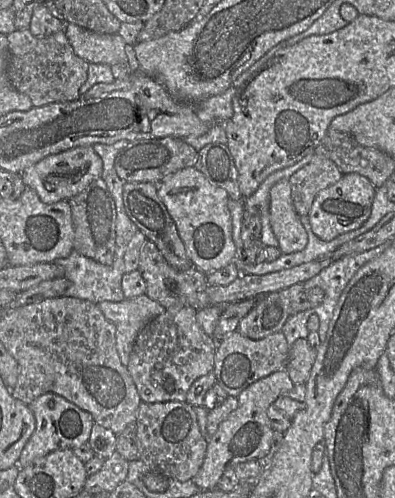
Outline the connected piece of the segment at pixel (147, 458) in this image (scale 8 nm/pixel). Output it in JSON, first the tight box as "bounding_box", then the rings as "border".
{"bounding_box":[136,402,207,480],"border":[[[141,402],[136,414],[139,459],[167,478],[191,480],[199,471],[206,454],[207,441],[200,432],[196,413],[187,402]]]}

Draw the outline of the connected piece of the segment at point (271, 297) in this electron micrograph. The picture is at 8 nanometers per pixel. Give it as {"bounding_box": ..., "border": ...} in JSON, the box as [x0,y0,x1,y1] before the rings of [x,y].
{"bounding_box":[236,283,303,340],"border":[[[298,283],[261,296],[249,313],[239,321],[236,331],[252,340],[281,331],[290,316],[291,303],[303,291],[303,284]]]}

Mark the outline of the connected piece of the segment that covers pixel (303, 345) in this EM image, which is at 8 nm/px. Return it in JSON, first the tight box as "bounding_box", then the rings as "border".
{"bounding_box":[285,338,316,385],"border":[[[299,338],[290,346],[285,370],[295,385],[307,382],[315,359],[316,350],[309,345],[306,339]]]}

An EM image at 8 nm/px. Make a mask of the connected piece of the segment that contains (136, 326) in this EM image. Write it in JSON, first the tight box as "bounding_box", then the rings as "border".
{"bounding_box":[97,293,166,367],"border":[[[145,293],[120,302],[102,301],[97,304],[105,318],[116,328],[115,342],[121,363],[127,367],[129,357],[140,330],[166,308]]]}

